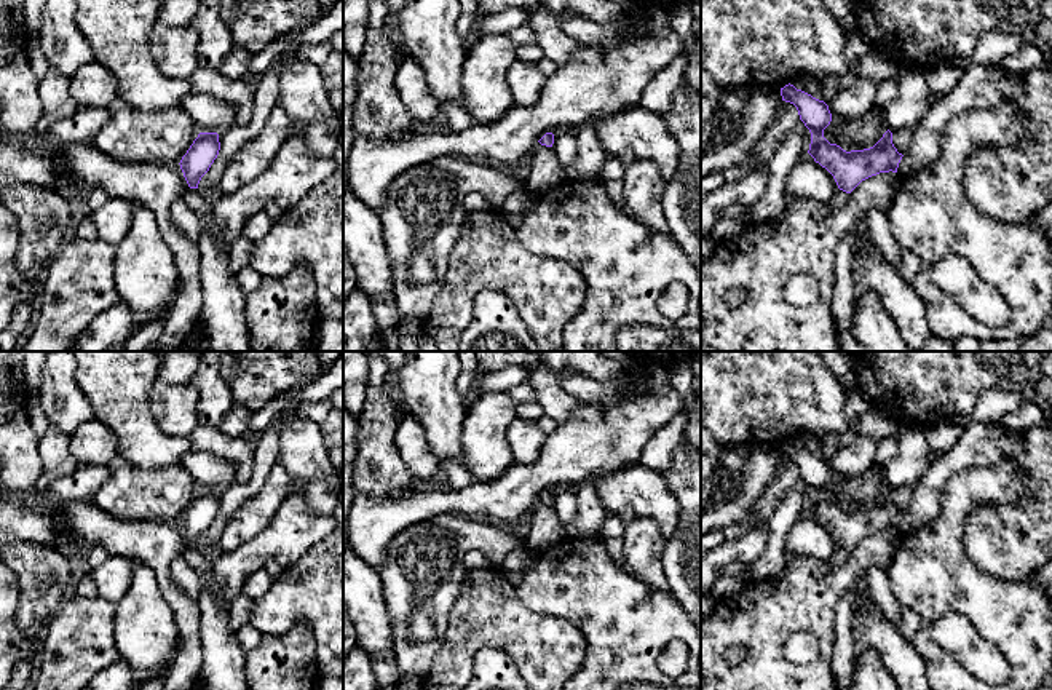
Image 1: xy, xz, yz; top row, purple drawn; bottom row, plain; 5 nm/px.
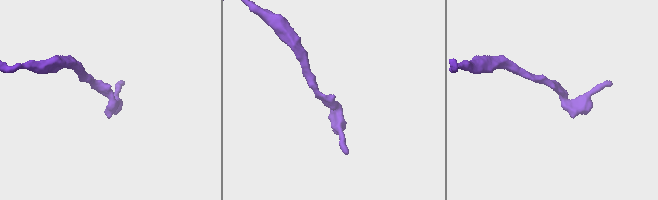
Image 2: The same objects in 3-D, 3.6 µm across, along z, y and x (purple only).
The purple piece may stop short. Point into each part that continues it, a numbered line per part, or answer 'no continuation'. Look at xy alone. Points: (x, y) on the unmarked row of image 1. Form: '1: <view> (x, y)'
1: xy (224, 660)

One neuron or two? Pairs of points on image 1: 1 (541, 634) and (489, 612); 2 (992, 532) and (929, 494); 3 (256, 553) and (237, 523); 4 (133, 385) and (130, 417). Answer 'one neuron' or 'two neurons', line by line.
1: one neuron
2: two neurons
3: two neurons
4: one neuron

